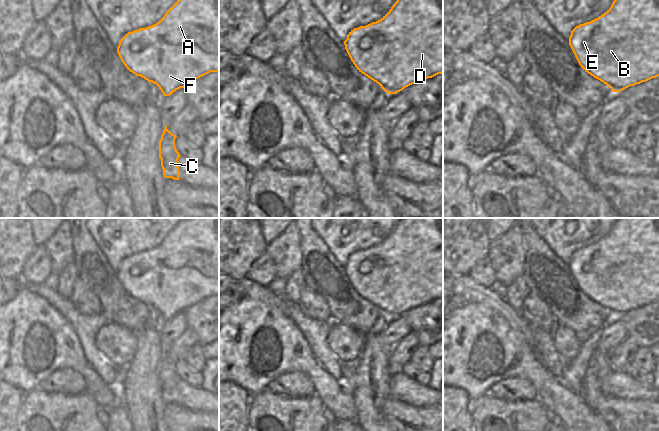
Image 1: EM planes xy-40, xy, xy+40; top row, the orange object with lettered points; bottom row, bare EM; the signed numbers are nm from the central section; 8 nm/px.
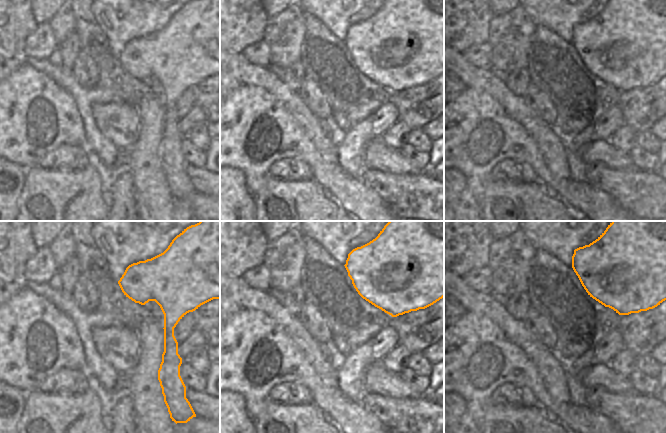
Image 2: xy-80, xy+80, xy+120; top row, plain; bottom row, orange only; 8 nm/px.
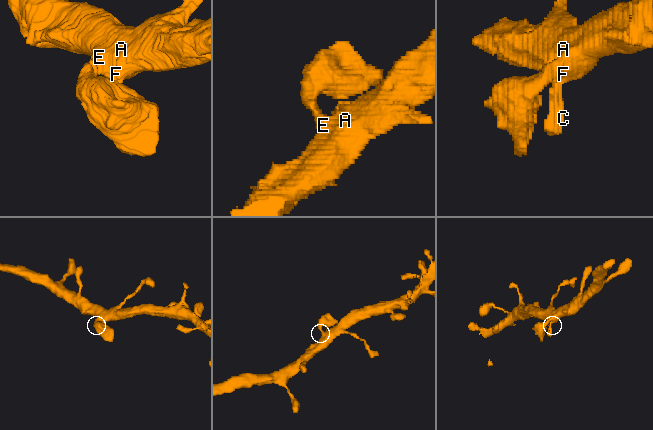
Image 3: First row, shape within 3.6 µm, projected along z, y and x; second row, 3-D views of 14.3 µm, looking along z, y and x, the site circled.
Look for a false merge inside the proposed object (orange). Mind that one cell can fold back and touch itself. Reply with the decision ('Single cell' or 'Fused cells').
Single cell.

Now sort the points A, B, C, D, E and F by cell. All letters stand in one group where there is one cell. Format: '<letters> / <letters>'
A B C D E F

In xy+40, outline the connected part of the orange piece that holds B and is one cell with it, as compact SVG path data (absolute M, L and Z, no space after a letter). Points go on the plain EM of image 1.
M620 218L598 242L576 250L569 269L581 292L613 316L659 300L659 218Z

